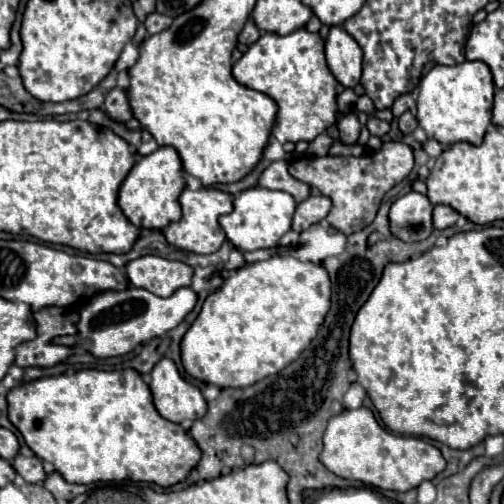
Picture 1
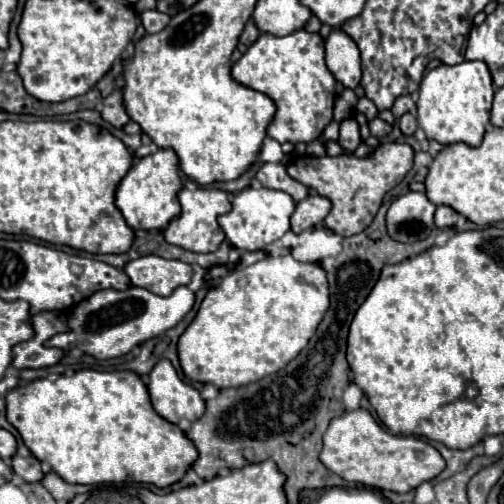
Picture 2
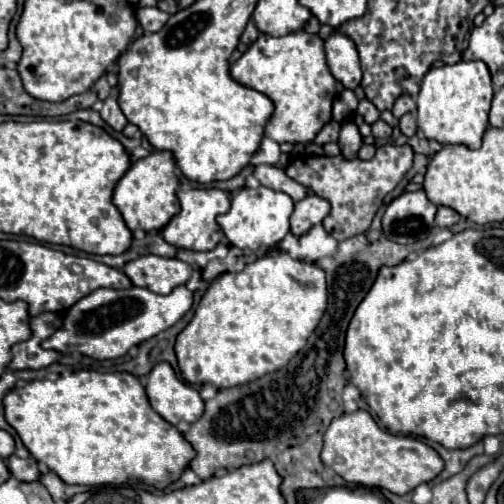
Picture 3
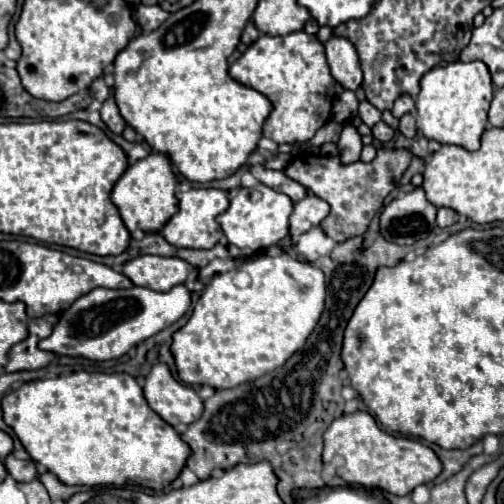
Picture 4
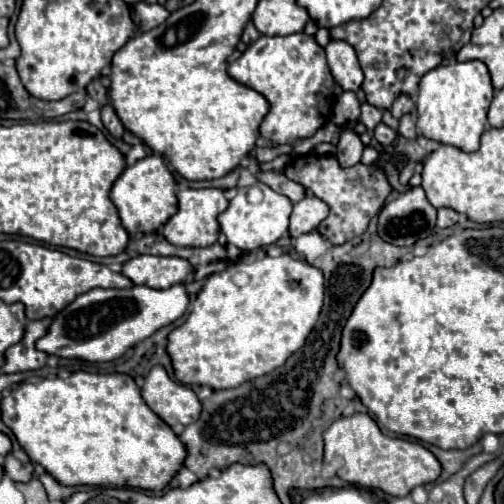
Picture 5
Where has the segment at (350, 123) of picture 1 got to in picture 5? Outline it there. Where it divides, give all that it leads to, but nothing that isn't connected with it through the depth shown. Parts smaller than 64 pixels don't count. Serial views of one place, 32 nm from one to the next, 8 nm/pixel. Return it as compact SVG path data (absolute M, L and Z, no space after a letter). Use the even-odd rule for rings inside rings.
M346 128L338 142L338 162L342 166L354 166L360 162L362 150L364 150L364 144L360 142L360 136L352 128Z

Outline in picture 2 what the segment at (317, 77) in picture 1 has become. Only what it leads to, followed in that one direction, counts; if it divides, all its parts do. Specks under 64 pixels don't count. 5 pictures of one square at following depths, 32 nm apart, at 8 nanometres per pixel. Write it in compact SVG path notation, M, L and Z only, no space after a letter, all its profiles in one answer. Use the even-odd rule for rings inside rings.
M296 30L282 38L262 34L232 66L232 78L276 102L278 110L268 128L268 136L280 144L312 142L332 122L336 80L326 66L324 40L320 34L310 34L306 30Z

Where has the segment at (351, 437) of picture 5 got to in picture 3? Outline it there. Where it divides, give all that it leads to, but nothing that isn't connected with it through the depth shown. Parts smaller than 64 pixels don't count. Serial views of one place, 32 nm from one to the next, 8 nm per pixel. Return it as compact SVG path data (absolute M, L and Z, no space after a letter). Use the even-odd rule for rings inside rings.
M356 410L334 418L324 434L324 448L320 454L324 466L332 468L346 482L356 482L368 488L384 488L394 494L408 494L416 486L434 480L444 460L440 454L412 436L394 436L382 430L366 410Z

